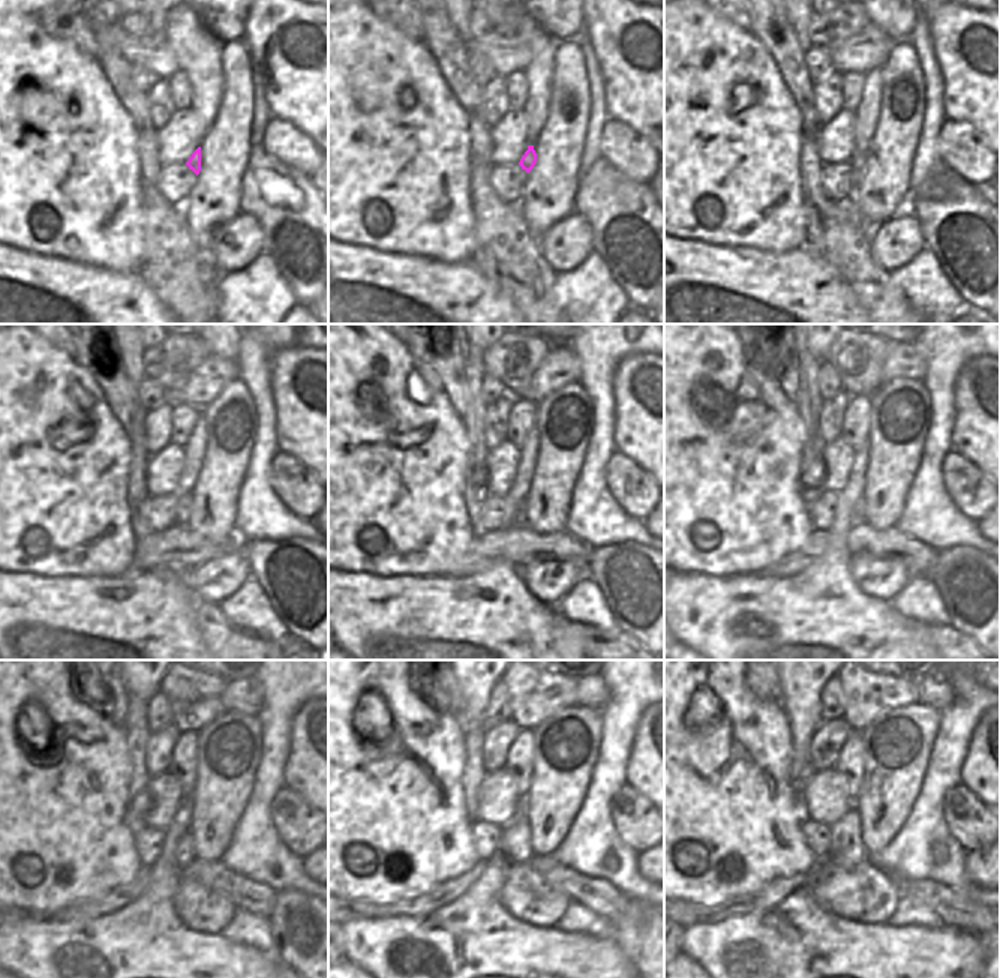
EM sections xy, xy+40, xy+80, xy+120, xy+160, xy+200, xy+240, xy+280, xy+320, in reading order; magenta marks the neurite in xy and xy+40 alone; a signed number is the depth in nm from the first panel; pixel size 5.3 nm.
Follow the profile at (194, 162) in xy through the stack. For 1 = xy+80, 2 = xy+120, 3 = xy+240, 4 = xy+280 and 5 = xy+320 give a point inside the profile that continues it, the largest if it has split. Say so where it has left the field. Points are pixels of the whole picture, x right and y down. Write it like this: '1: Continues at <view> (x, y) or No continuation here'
1: Continues at xy+80 (858, 162)
2: Continues at xy+120 (183, 503)
3: Continues at xy+240 (185, 851)
4: Continues at xy+280 (516, 836)
5: Continues at xy+320 (847, 848)

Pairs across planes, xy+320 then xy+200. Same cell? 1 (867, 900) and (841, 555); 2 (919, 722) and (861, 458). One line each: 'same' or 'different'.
1: different
2: different

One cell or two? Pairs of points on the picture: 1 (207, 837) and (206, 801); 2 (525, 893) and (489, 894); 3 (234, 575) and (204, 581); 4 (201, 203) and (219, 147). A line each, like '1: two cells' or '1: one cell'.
1: one cell
2: two cells
3: one cell
4: one cell

